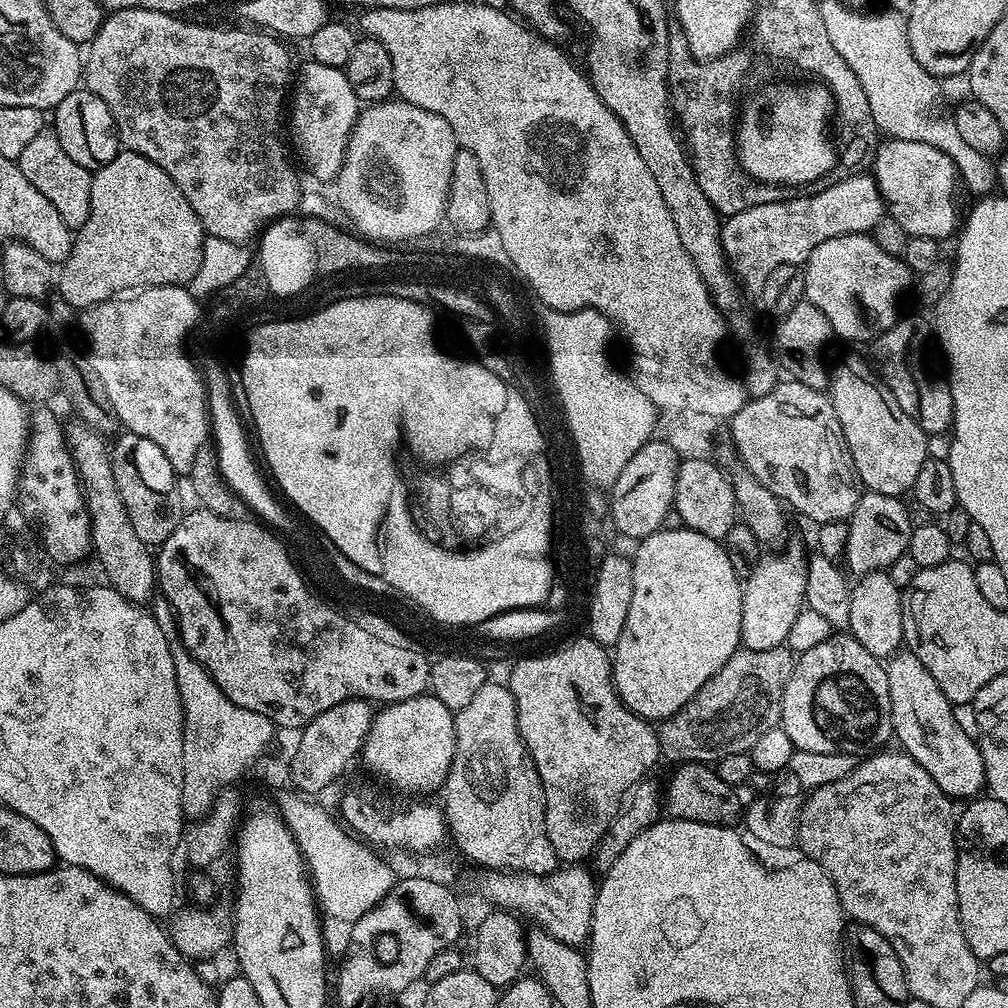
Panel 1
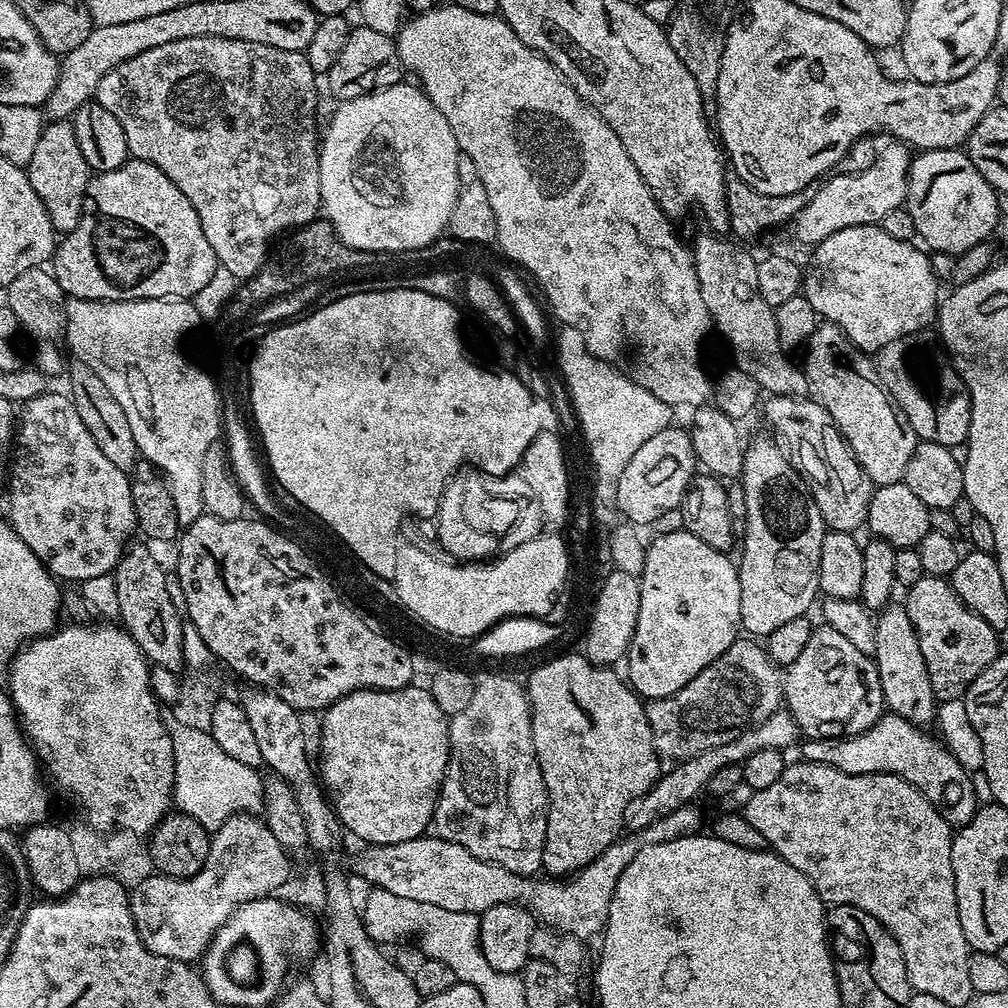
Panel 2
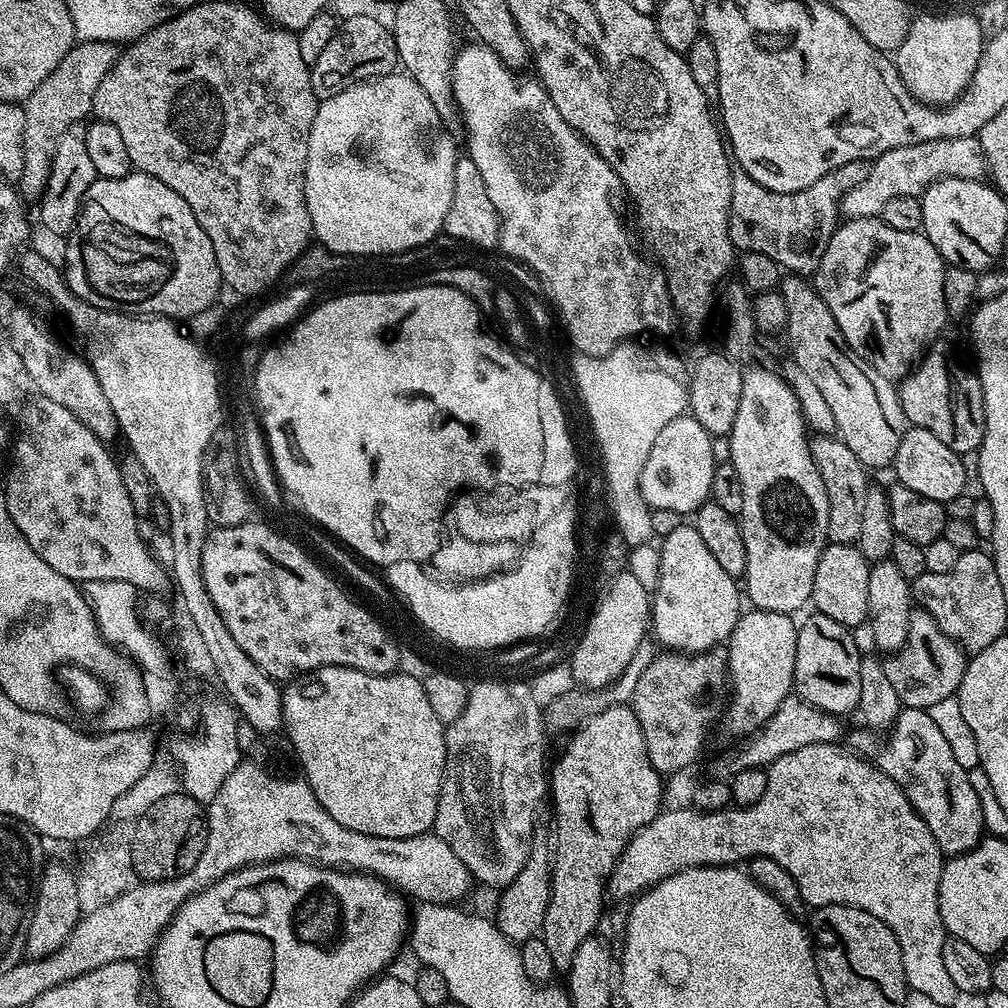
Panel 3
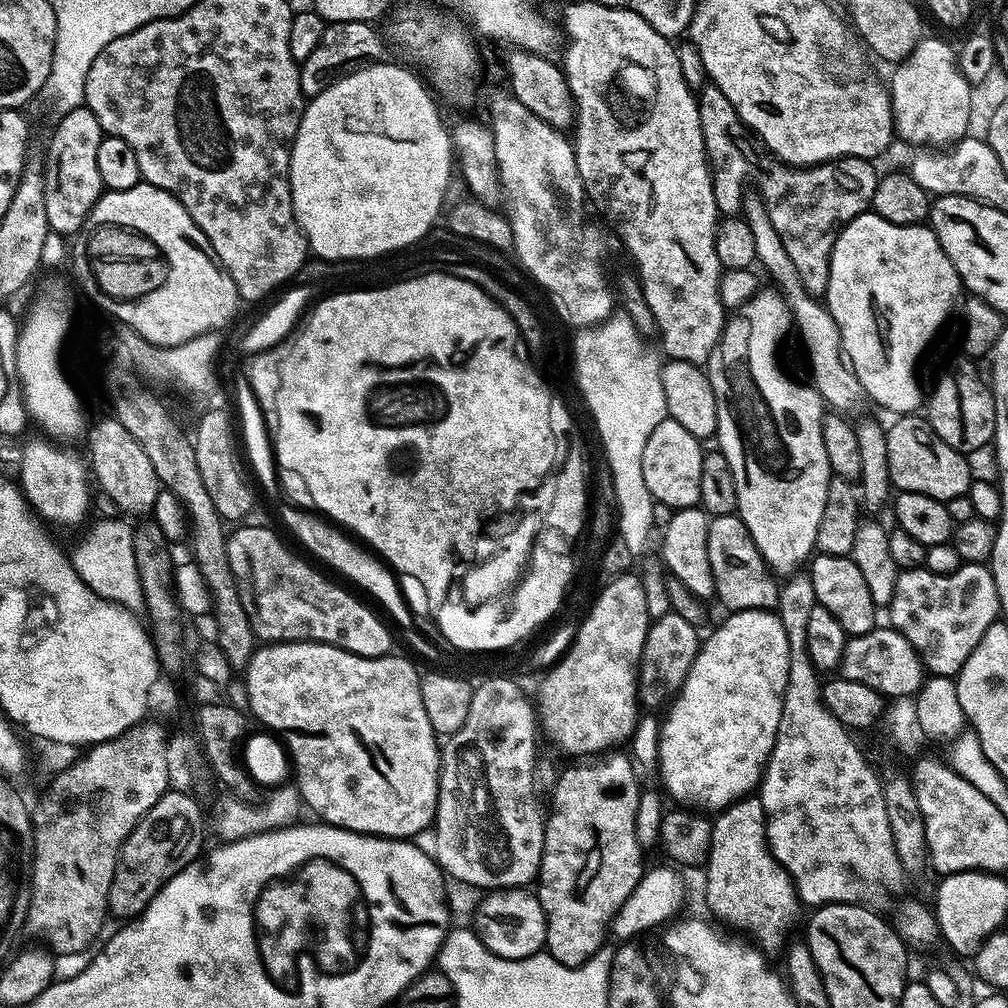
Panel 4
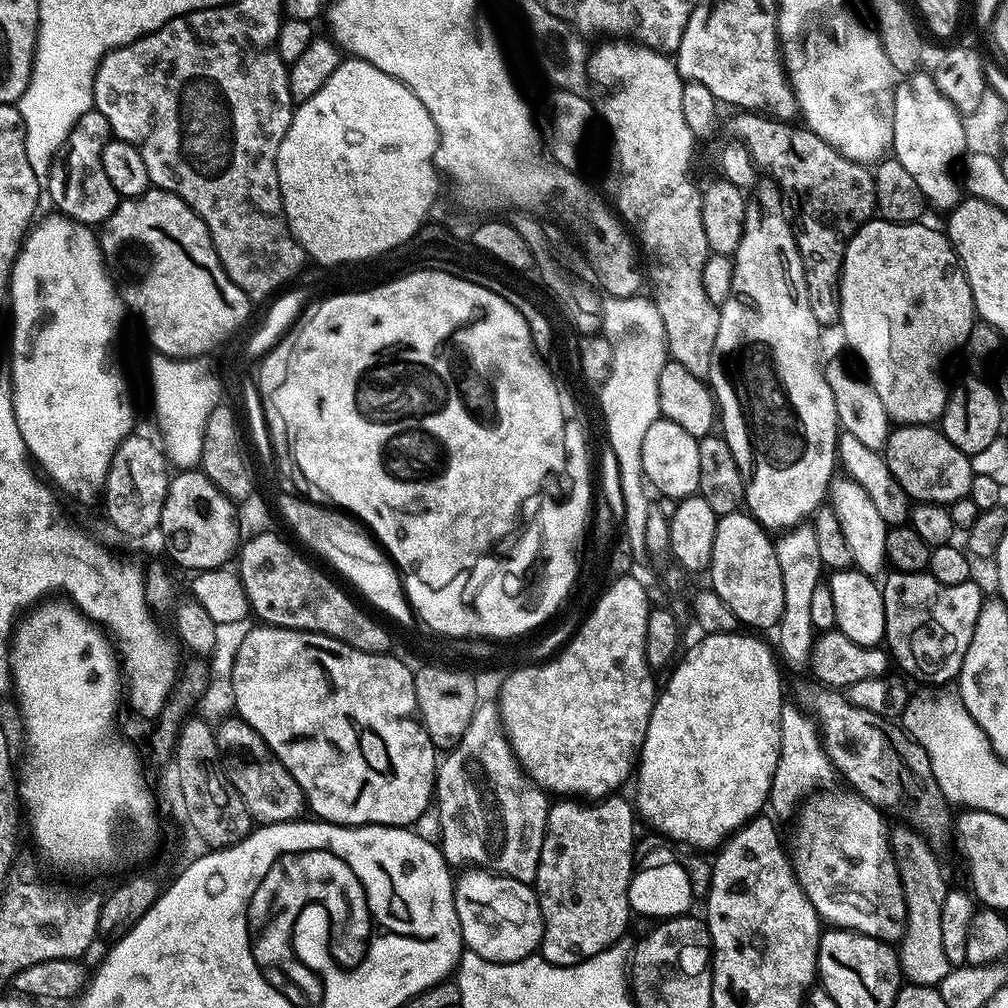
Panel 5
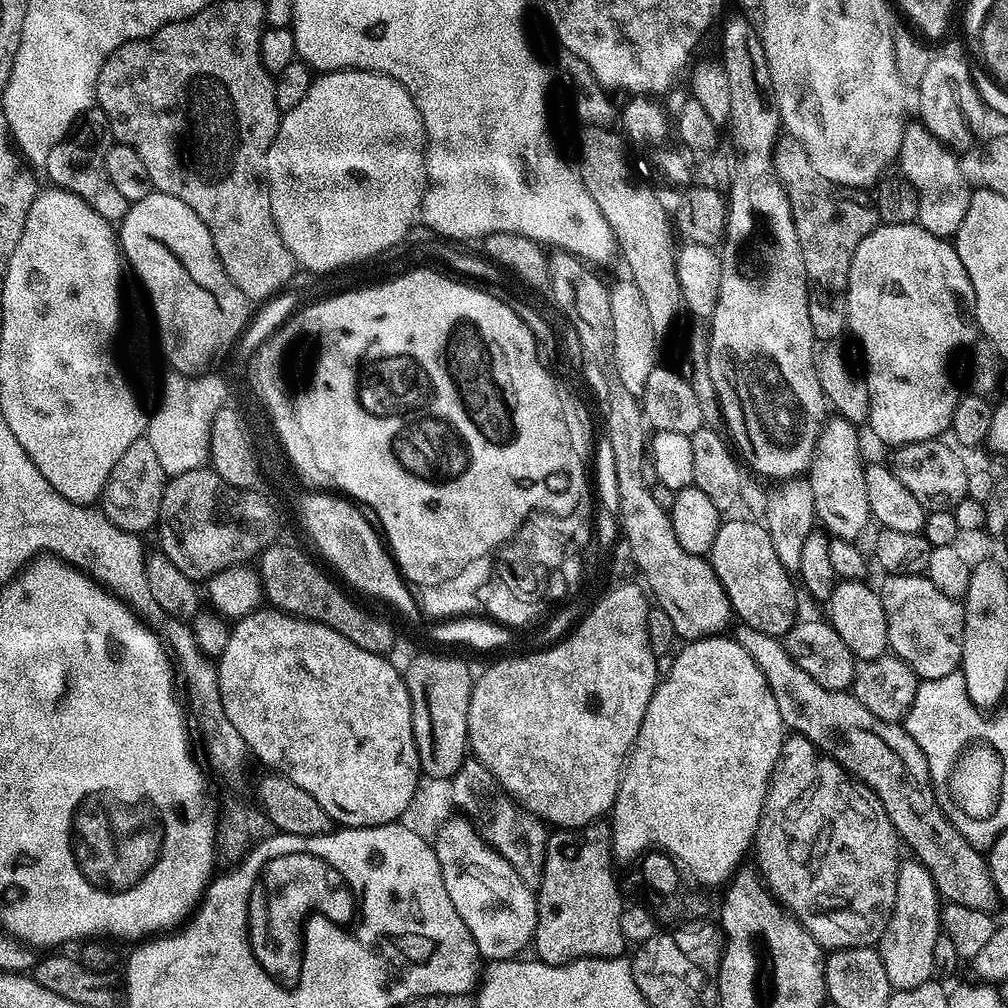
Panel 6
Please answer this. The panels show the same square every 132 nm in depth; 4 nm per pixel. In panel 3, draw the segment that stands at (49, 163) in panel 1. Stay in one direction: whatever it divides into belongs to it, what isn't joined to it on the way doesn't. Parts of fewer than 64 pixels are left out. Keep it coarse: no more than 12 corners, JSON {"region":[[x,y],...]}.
{"region":[[85,125],[54,150],[41,226],[67,237],[97,178]]}

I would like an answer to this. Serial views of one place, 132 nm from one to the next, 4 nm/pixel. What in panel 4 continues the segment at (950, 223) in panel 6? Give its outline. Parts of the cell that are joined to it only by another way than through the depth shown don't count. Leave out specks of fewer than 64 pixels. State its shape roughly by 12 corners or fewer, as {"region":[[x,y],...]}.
{"region":[[921,38],[890,80],[912,146],[969,135],[973,85],[944,40]]}

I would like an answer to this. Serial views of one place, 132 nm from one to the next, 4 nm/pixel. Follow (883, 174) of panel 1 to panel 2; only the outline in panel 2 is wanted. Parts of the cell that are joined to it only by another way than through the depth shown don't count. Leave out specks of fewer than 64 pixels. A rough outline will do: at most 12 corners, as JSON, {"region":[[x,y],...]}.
{"region":[[960,148],[920,150],[906,207],[954,258],[1002,220],[996,189]]}

